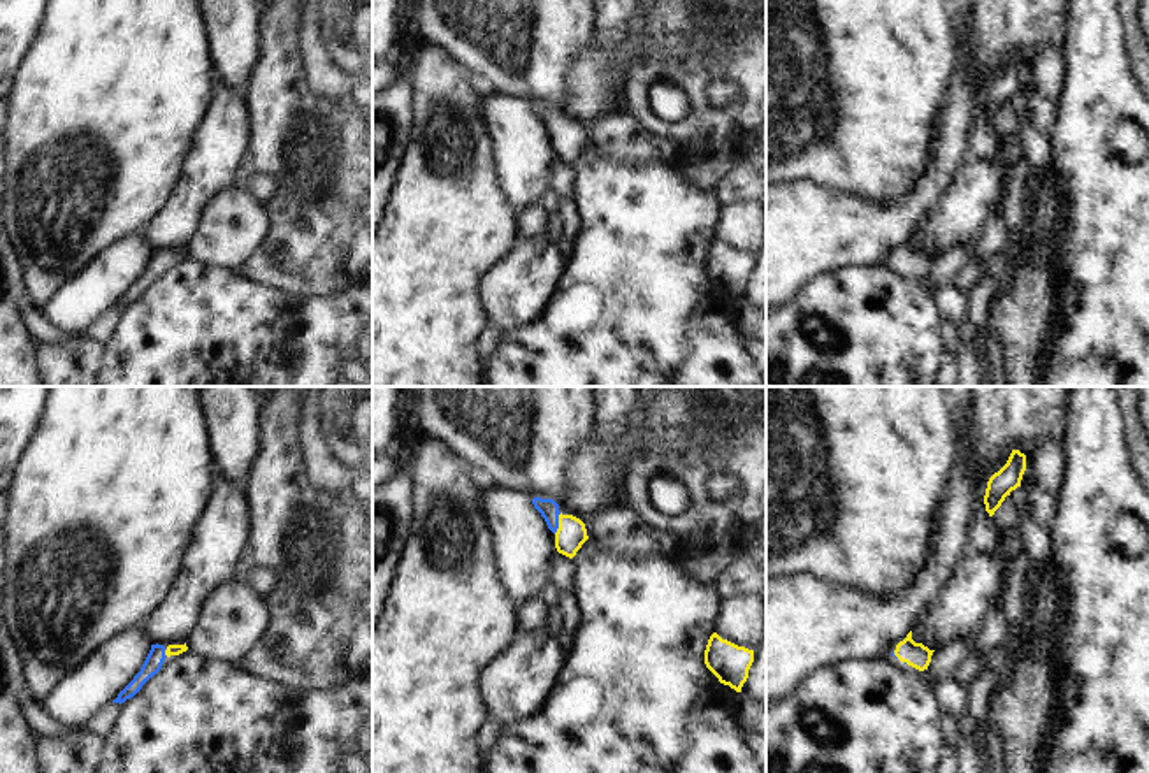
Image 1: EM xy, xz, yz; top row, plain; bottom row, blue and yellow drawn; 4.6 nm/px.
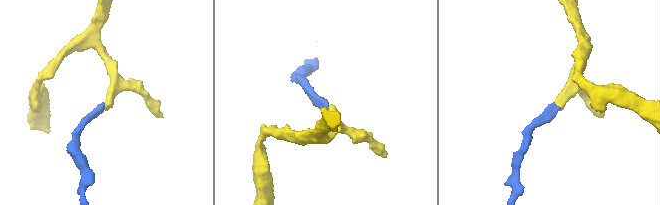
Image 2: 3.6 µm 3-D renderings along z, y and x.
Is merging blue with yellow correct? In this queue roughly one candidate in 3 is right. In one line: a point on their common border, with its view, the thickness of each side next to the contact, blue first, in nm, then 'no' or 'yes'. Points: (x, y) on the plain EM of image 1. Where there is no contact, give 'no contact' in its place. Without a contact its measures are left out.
xz (557, 130) | 90/140 nm | yes

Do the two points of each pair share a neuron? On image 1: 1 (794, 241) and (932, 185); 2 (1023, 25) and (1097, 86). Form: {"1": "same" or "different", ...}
{"1": "same", "2": "different"}

